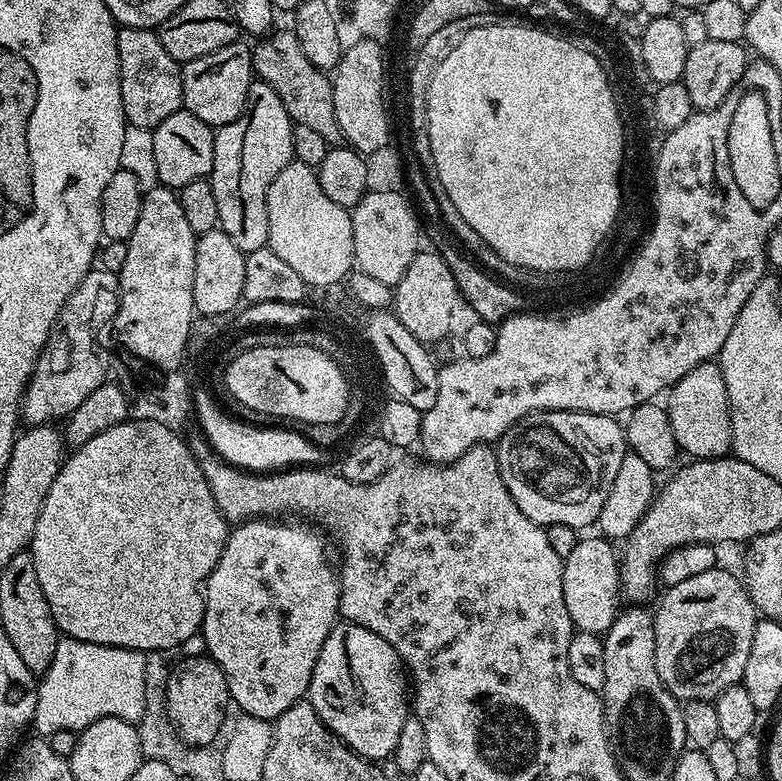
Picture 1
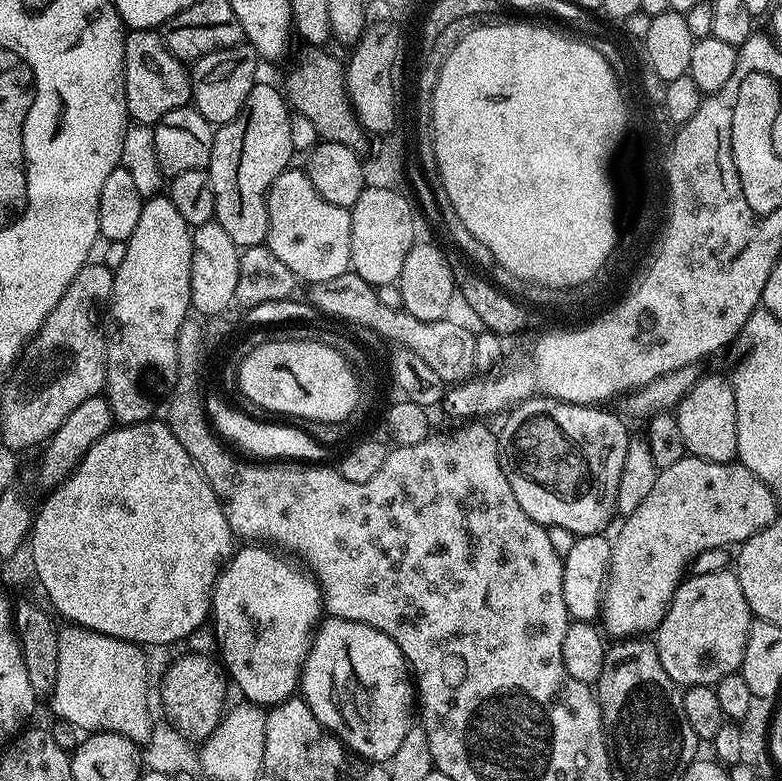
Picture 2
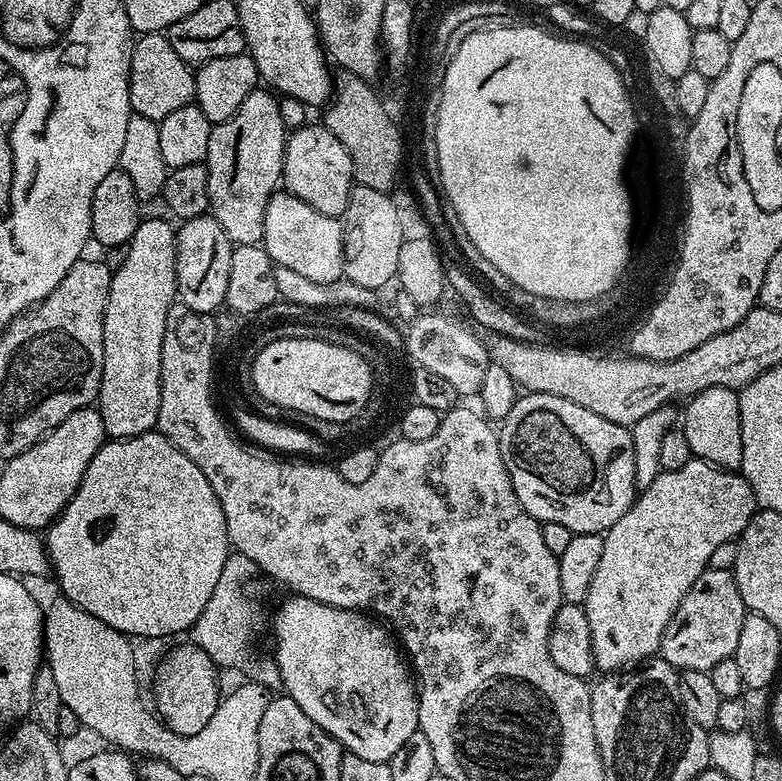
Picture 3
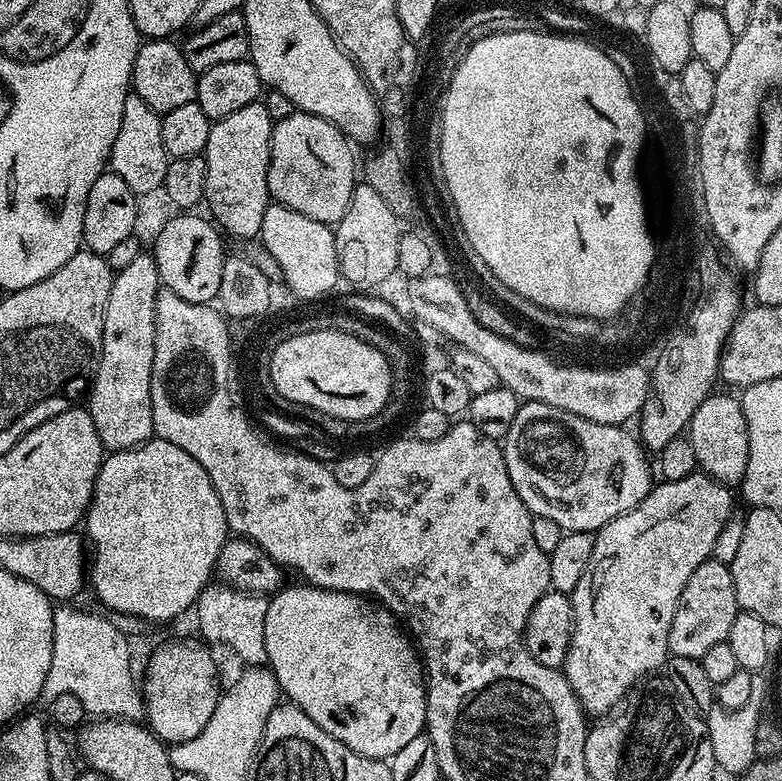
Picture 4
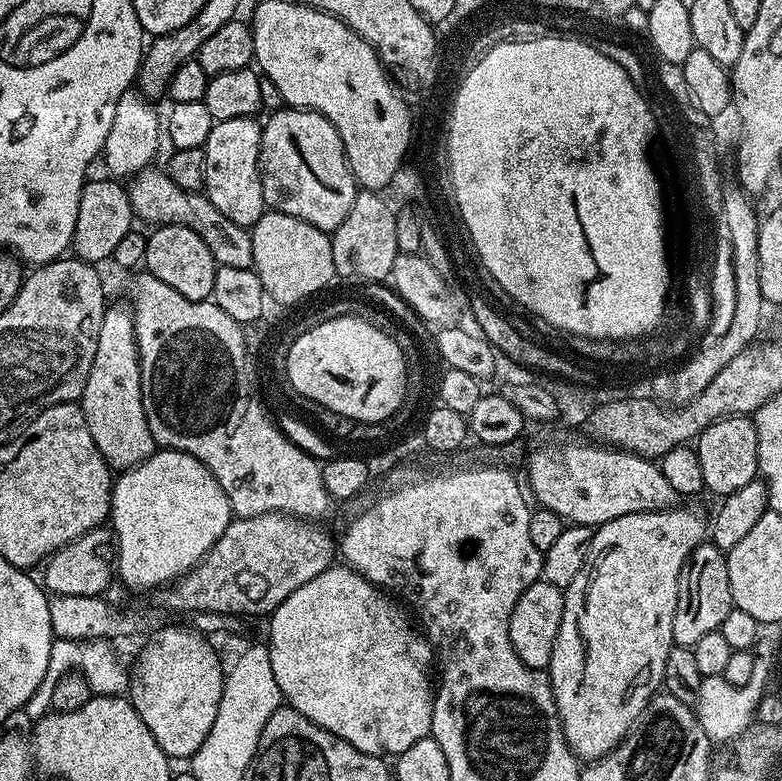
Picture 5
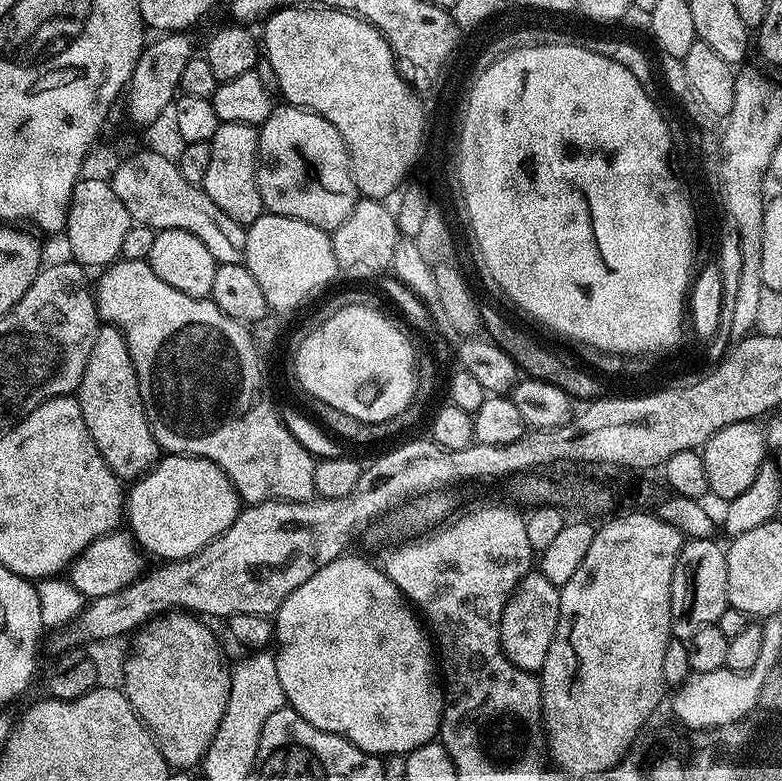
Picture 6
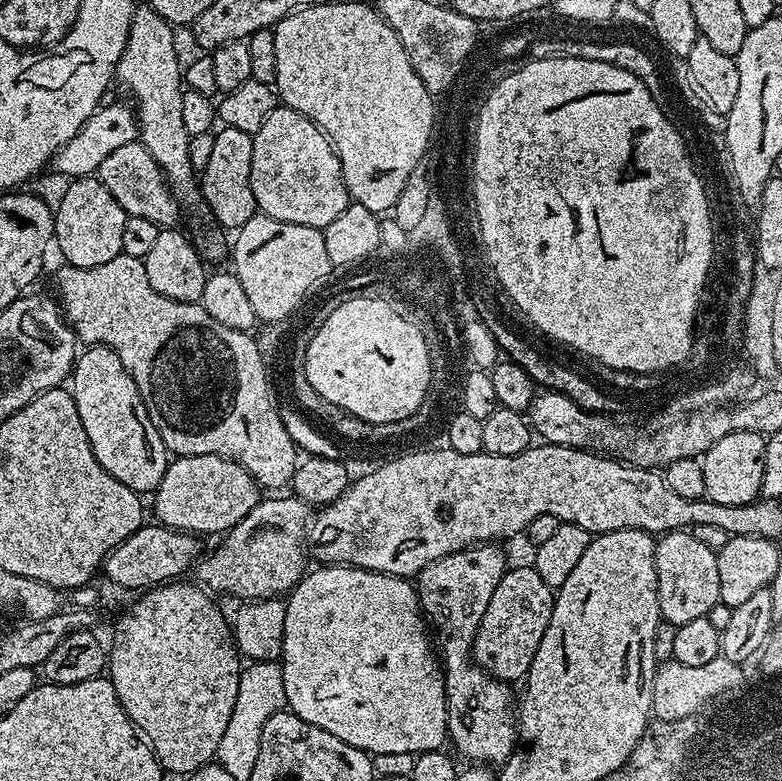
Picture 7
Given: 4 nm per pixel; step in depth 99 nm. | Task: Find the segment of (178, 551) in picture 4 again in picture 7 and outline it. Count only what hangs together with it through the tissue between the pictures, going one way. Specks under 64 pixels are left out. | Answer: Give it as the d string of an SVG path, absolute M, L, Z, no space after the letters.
M177 456L171 461L162 478L162 482L155 490L156 499L155 519L165 528L177 528L180 532L205 534L204 532L227 533L262 499L262 489L256 479L247 472L241 464L235 464L221 456Z

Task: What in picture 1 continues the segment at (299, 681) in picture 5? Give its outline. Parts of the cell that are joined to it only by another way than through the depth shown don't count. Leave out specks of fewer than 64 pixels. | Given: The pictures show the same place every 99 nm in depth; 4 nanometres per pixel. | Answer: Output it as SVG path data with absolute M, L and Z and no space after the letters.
M351 622L337 623L332 633L326 638L326 642L322 646L322 650L318 654L318 662L315 666L315 672L312 675L312 682L309 688L310 703L312 709L320 715L320 721L330 729L333 734L340 740L343 740L353 752L364 757L369 762L384 762L392 755L392 751L398 746L398 734L402 734L402 722L406 722L406 718L410 715L410 696L404 693L404 676L406 680L406 672L402 667L400 655L390 646L390 642L386 642L382 638L378 638L378 634L374 634L370 630L366 630L362 626Z

